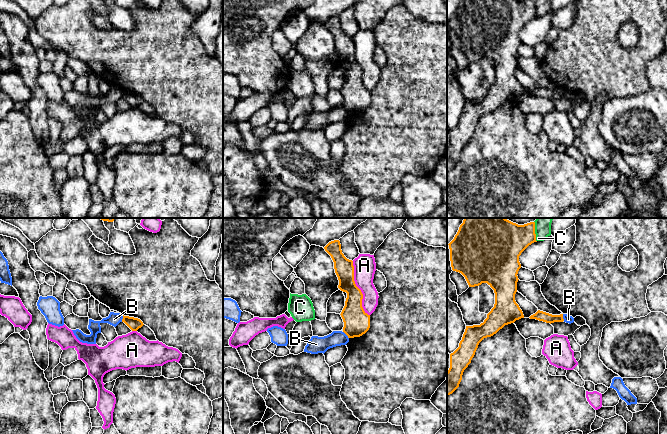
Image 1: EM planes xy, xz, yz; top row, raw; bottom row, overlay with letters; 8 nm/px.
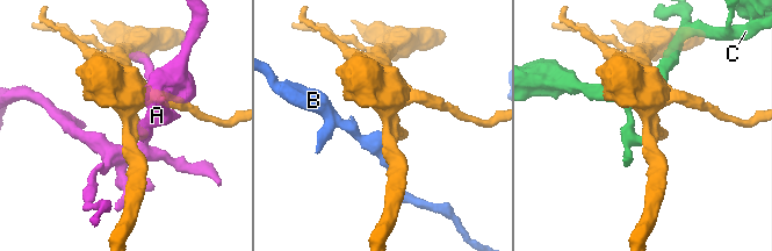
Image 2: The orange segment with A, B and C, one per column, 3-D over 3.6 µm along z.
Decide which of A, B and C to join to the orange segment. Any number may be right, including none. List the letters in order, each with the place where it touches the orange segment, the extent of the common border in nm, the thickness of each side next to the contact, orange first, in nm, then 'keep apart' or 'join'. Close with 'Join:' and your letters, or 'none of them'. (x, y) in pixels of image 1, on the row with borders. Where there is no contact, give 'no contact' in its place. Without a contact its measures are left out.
A: meets orange in xz at (358, 288); contact 460 nm long; 200 nm thick on the orange side, 180 nm on the other; keep apart
B: meets orange in xy at (123, 318); contact 60 nm long; 100 nm thick on the orange side, 100 nm on the other; keep apart
C: meets orange in yz at (534, 231); contact 170 nm long; 320 nm thick on the orange side, 130 nm on the other; keep apart
Join: none of them

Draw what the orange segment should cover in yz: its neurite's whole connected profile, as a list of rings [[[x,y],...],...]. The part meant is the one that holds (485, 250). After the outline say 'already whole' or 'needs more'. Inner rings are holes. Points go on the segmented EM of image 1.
[[[464,218],[454,239],[448,244],[453,271],[461,273],[469,287],[487,283],[495,293],[495,304],[480,325],[466,326],[459,347],[450,354],[450,368],[447,371],[447,396],[452,394],[462,380],[464,370],[471,363],[479,343],[496,334],[505,325],[524,318],[515,301],[518,271],[521,268],[519,256],[536,241],[535,222],[518,225],[506,218]]]; already whole

